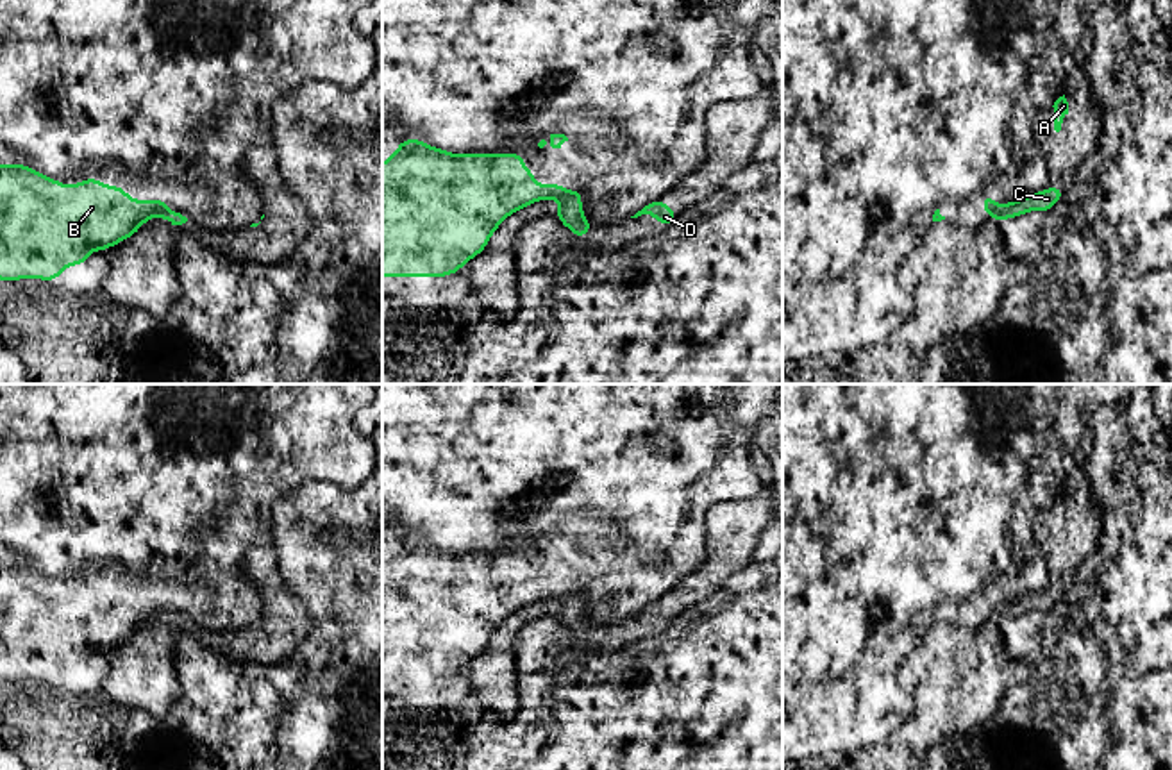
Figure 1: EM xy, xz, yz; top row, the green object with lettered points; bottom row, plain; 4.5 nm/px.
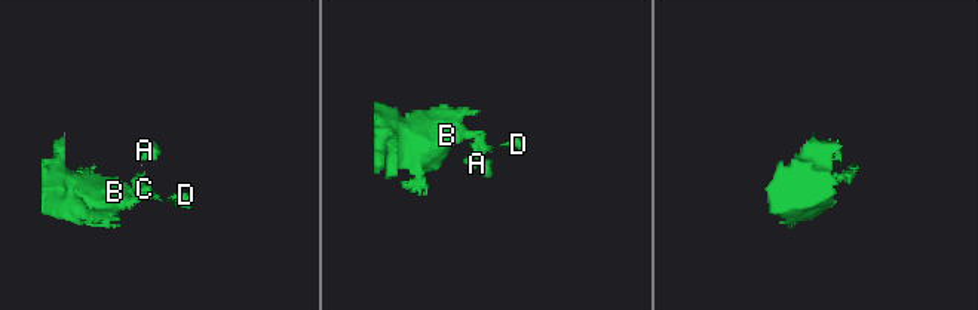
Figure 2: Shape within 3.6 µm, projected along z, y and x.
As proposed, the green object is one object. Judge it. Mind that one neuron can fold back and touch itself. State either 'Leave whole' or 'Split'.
Split

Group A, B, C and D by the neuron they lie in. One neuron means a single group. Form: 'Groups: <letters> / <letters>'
Groups: A C D / B

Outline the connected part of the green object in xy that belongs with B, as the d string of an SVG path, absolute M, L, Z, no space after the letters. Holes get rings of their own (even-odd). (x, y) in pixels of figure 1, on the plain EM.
M0 565L0 681L55 681L71 665L88 665L89 650L118 645L166 611L166 600L132 600L121 586L104 586L100 579L63 586L29 565ZM18 665L48 665L50 670L18 672Z

